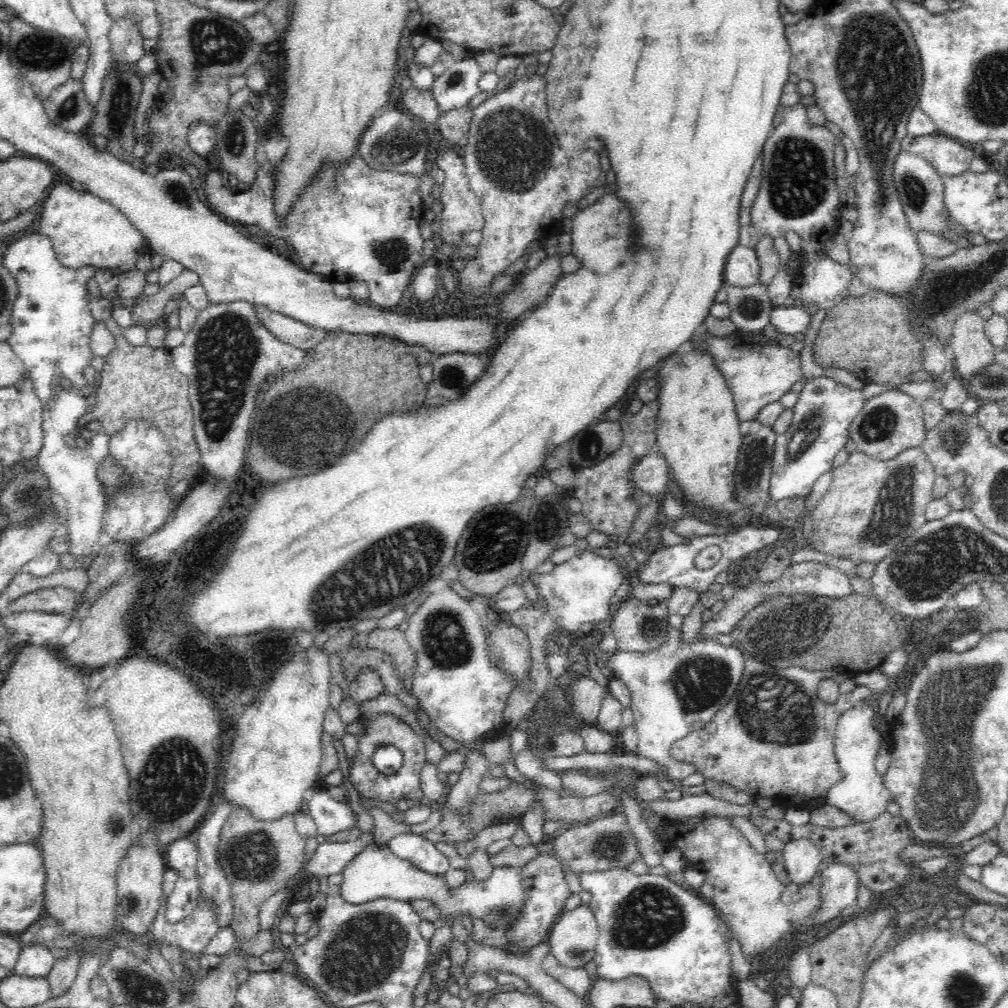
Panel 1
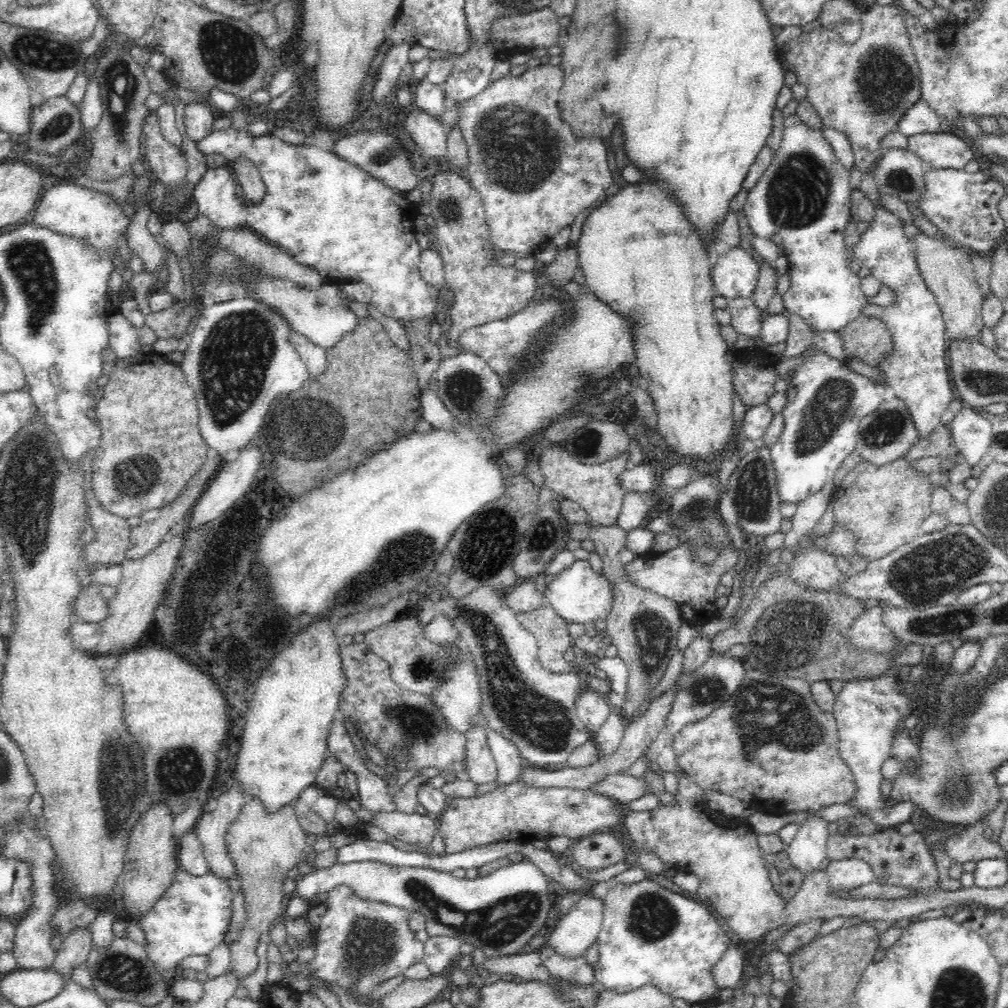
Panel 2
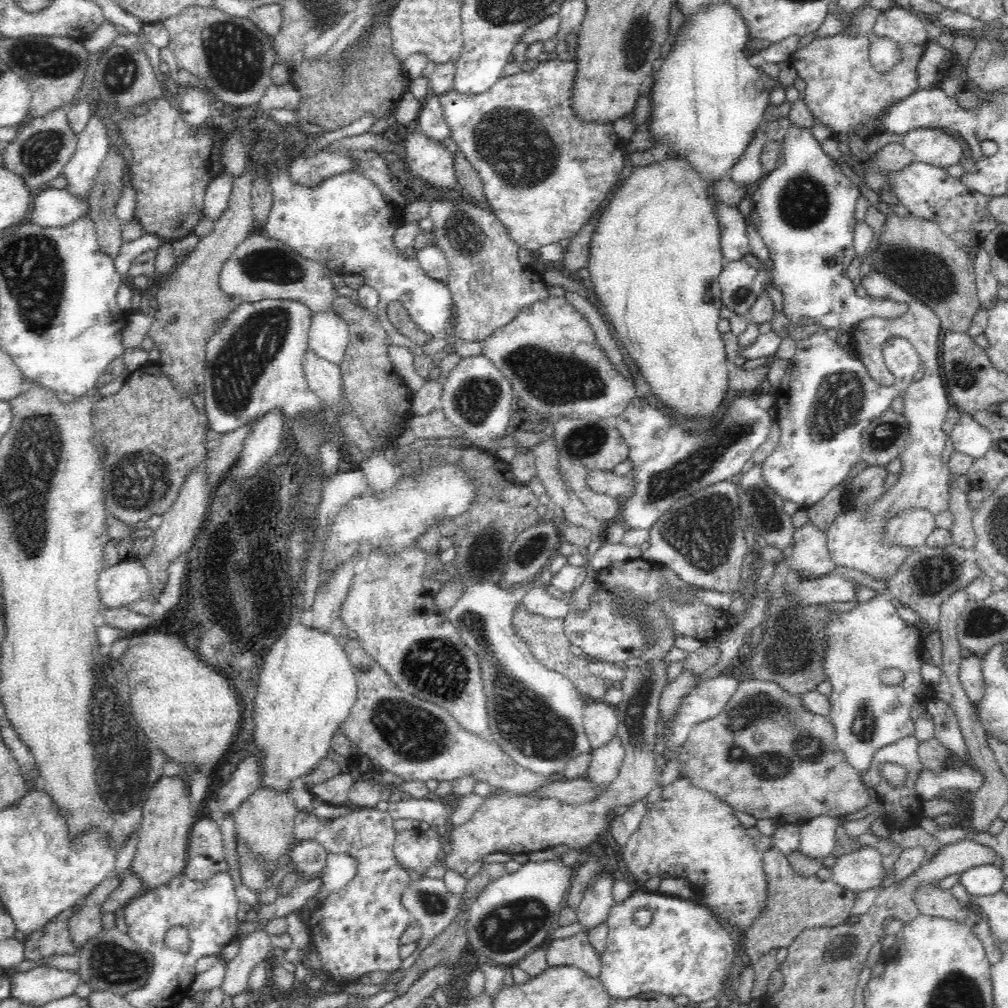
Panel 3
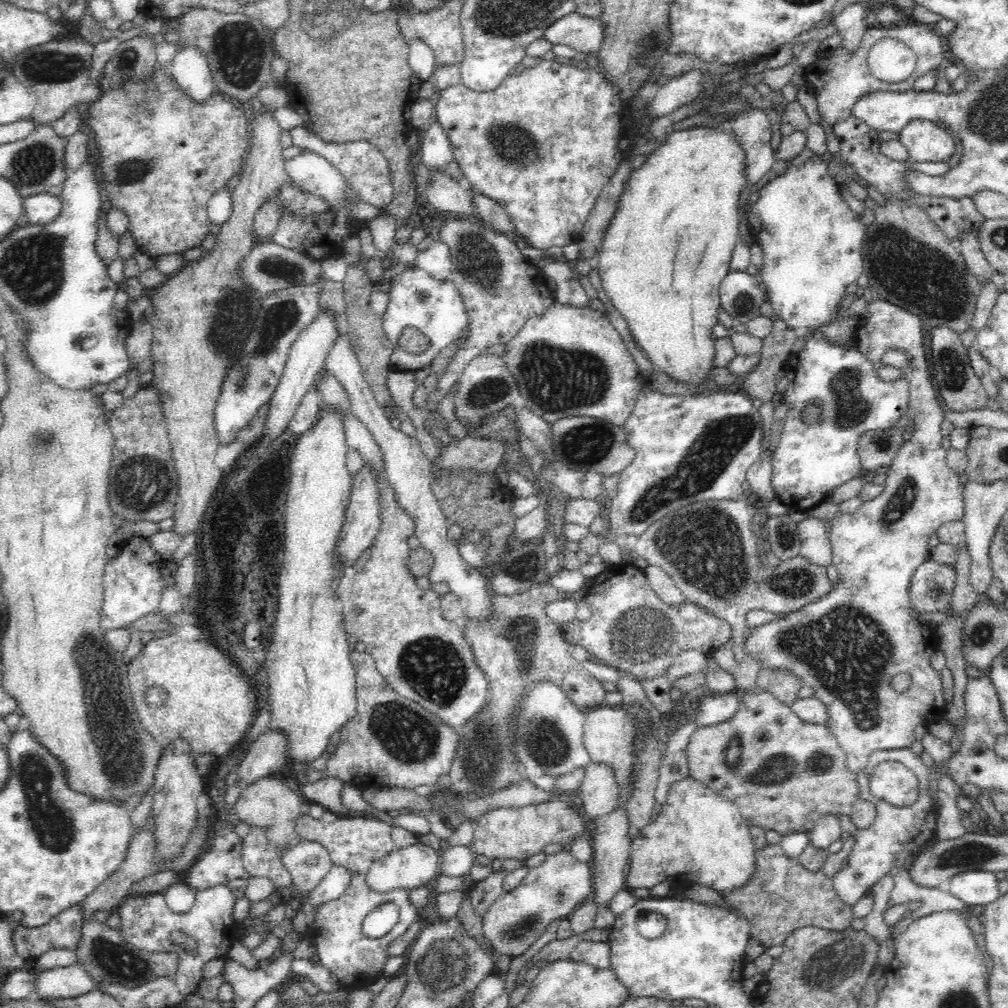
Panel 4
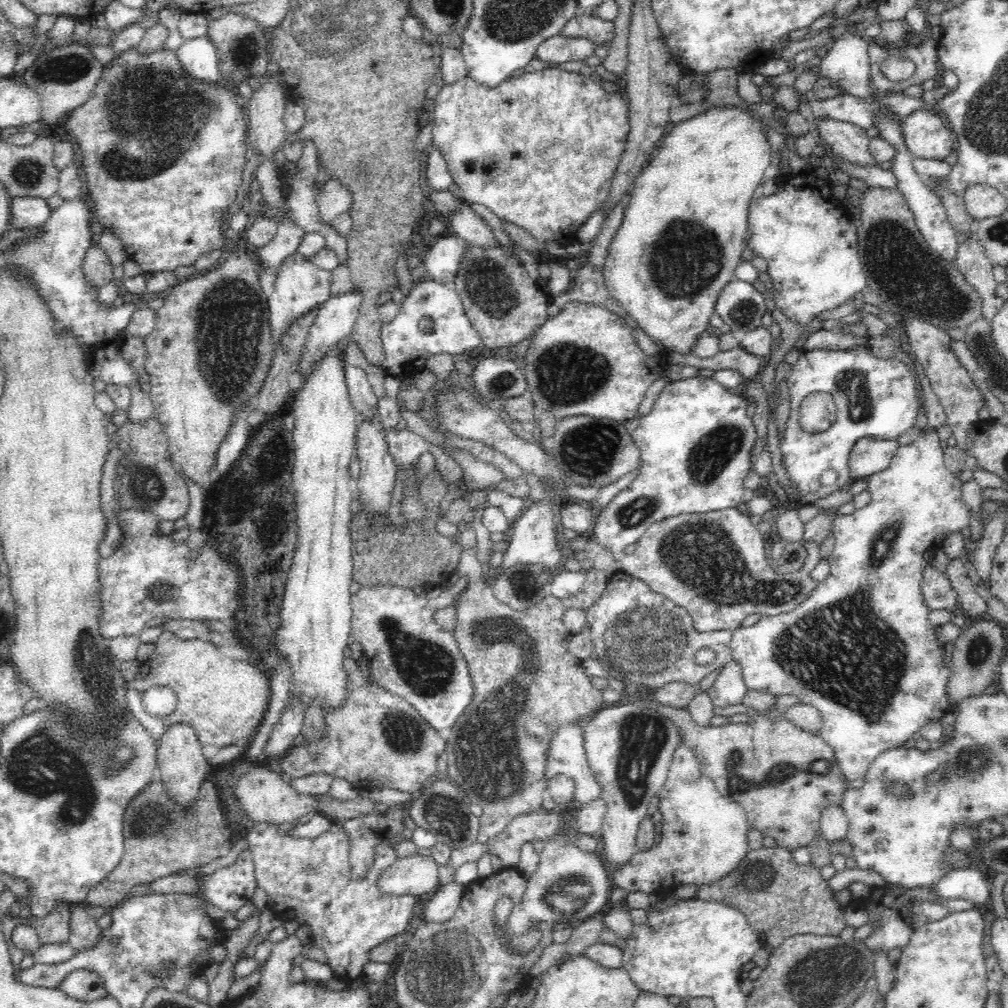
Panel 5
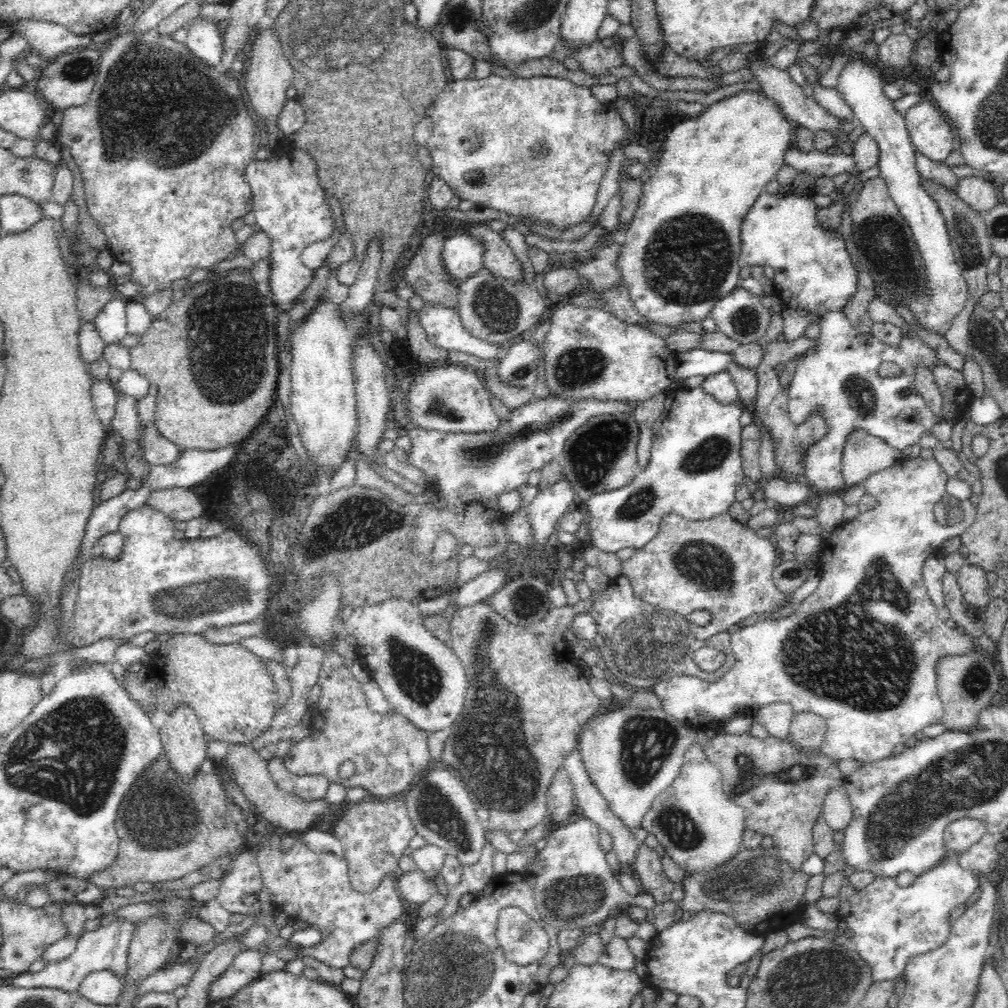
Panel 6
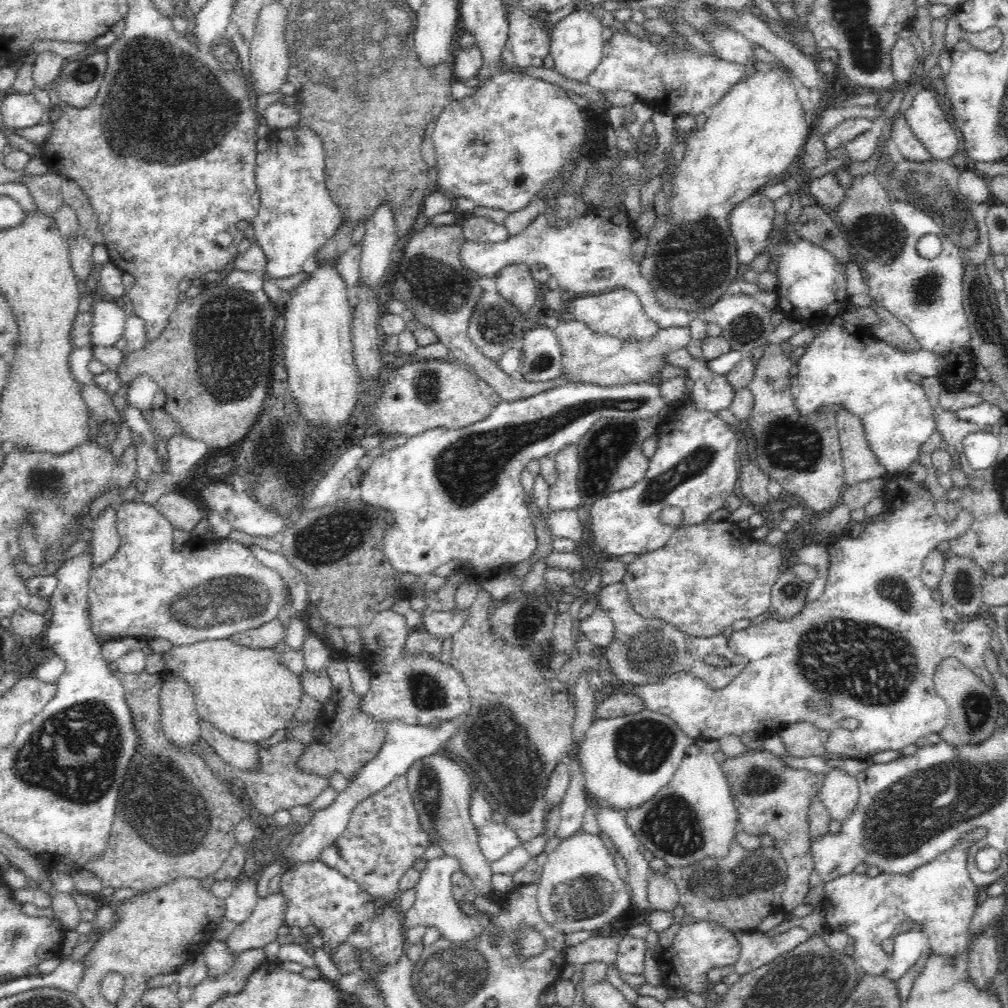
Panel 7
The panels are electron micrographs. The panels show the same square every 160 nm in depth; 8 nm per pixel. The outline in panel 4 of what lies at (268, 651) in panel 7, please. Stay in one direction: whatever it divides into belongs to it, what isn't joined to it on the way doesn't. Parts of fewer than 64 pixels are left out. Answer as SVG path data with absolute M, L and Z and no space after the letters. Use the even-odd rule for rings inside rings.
M176 632L163 637L154 636L142 646L136 658L127 663L127 675L140 722L163 749L168 748L176 740L185 740L189 746L189 752L194 750L194 752L200 752L200 755L212 752L212 748L216 748L216 744L222 744L222 742L237 746L243 741L246 731L257 717L258 698L254 692L254 686L232 662L232 659L226 656L214 642L184 641ZM152 686L164 687L167 692L167 700L160 704L160 708L152 708L151 704L146 702L146 692Z

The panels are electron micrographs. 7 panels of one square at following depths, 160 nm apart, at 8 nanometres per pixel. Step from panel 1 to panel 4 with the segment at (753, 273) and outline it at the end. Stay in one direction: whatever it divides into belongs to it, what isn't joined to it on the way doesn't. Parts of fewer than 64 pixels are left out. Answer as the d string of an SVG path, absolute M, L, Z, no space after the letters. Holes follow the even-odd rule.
M729 271L720 285L719 297L721 308L730 314L736 324L744 325L759 315L760 306L766 300L758 276L752 276L747 271Z

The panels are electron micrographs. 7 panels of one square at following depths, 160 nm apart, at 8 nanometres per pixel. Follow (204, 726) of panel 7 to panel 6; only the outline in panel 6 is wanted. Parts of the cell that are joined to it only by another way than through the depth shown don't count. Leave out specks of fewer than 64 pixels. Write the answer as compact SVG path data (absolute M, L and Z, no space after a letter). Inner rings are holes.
M229 744L226 755L223 758L231 764L231 768L227 773L227 779L235 779L235 783L231 788L237 795L241 795L246 801L251 803L252 806L257 806L259 812L261 812L258 815L259 819L262 820L261 823L266 822L269 826L273 825L275 829L279 829L283 833L310 829L312 821L316 816L320 816L320 814L327 815L330 812L340 812L341 809L344 814L349 805L347 802L336 805L326 802L325 798L304 800L299 796L290 794L289 791L283 791L278 788L267 769L267 761L250 744Z

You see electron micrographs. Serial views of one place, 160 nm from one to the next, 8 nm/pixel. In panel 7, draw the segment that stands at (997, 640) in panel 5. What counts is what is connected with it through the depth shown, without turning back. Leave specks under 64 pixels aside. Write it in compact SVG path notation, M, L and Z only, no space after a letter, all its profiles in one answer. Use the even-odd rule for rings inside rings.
M944 658L935 667L934 683L937 694L947 702L949 708L948 722L939 732L942 741L952 745L978 743L994 734L996 718L1004 706L999 704L994 696L994 688L989 687L982 675L964 666L957 658Z

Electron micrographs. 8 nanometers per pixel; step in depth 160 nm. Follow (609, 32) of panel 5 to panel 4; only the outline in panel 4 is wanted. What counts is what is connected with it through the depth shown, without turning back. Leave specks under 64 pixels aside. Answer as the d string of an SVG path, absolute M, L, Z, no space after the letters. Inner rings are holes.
M576 12L558 18L543 31L544 38L554 44L566 44L578 53L592 53L601 41L598 18L588 18Z

